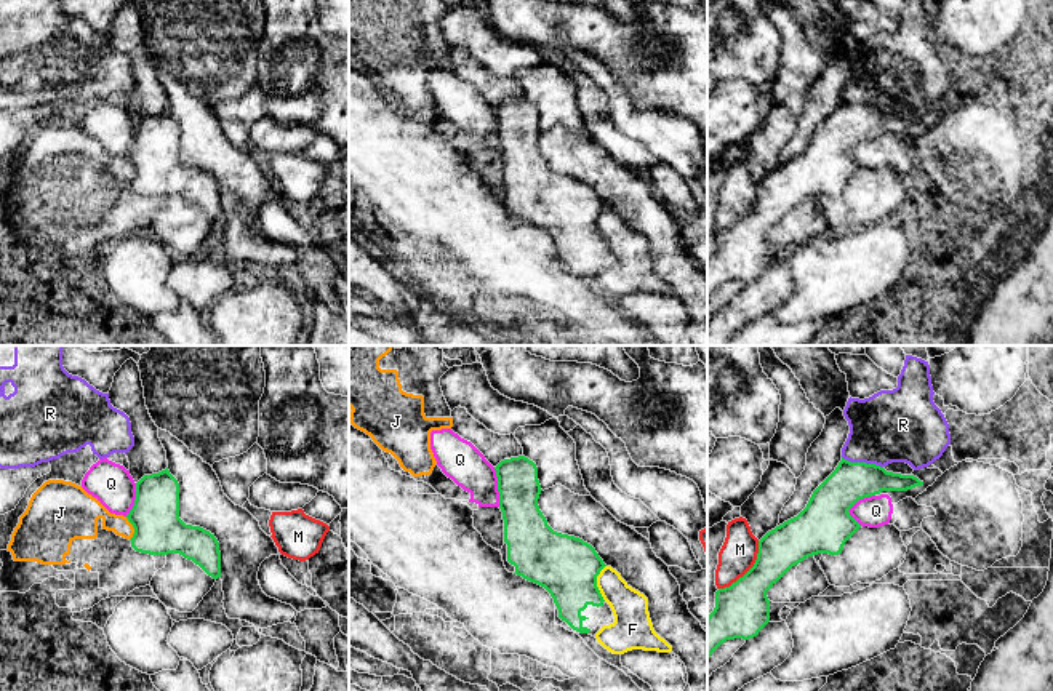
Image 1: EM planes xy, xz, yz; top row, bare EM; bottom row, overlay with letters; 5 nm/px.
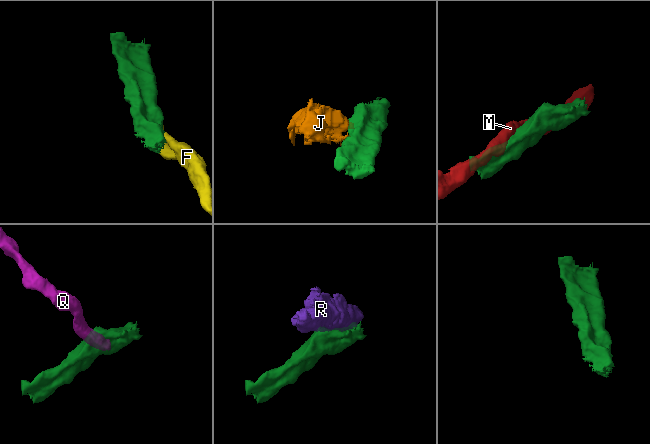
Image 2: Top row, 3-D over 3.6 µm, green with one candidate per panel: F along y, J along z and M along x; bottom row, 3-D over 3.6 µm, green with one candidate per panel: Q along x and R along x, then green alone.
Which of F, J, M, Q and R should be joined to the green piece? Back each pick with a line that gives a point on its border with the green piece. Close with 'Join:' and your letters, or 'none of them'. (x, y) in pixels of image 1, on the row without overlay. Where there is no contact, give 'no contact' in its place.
Join: none of them

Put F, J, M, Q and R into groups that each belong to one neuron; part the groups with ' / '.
F J / M / Q / R

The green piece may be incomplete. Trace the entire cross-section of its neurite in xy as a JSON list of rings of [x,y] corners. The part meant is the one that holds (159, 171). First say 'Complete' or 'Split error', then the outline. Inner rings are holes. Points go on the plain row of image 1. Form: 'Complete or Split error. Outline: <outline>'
Complete. Outline: [[[168,109],[136,125],[134,147],[126,160],[134,170],[130,182],[136,194],[179,195],[213,221],[221,219],[219,184],[210,173],[179,160],[179,125]]]

